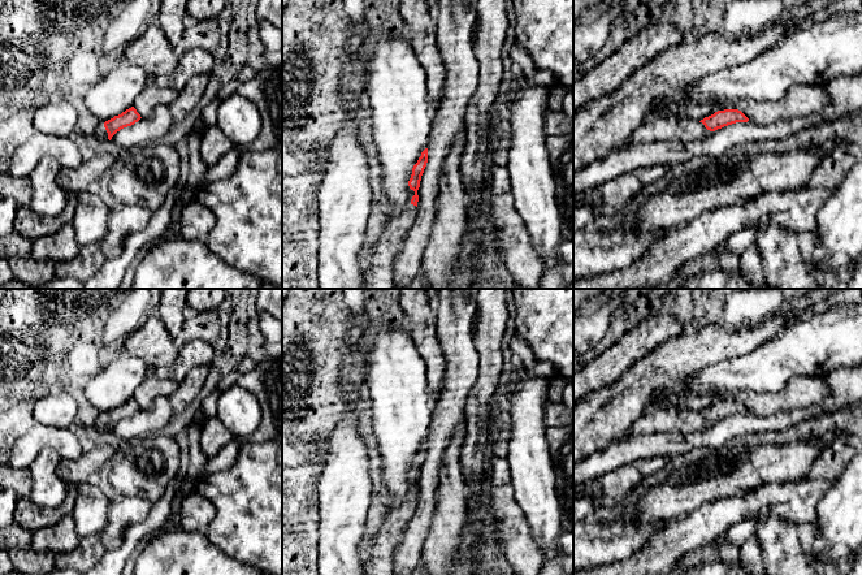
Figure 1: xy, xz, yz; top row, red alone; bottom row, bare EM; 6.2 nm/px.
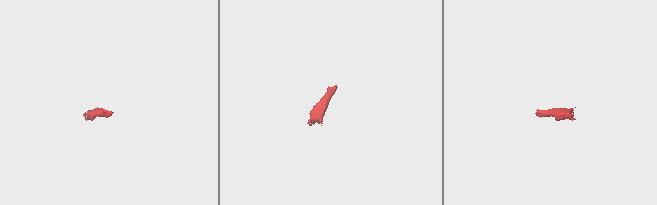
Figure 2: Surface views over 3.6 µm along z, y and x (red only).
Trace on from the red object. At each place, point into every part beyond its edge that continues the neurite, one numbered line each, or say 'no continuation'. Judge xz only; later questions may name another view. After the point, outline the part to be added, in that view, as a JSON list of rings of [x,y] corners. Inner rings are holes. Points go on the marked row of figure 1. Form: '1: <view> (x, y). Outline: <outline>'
1: xz (378, 275). Outline: [[[408,204],[399,216],[387,216],[381,235],[373,243],[369,265],[363,269],[363,289],[397,289],[393,261],[413,225],[417,207]]]

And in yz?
1: yz (667, 128). Outline: [[[662,117],[638,126],[627,143],[654,140],[688,142],[701,139],[711,133],[712,131],[707,130],[699,121],[683,121],[676,117]]]

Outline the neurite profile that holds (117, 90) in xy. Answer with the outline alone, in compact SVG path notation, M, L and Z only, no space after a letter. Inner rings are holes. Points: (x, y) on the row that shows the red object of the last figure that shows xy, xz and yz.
M122 61L87 91L85 104L105 122L134 107L147 85L148 77L143 68Z

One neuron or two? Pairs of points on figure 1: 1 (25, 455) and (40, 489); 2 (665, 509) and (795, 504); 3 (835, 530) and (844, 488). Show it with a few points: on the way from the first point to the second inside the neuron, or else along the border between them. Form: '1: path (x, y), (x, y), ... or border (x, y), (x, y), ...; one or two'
1: border (59, 455), (52, 449), (43, 448), (29, 468); two
2: border (727, 496), (704, 502), (674, 521); two
3: path (841, 519), (844, 515), (844, 498); one

